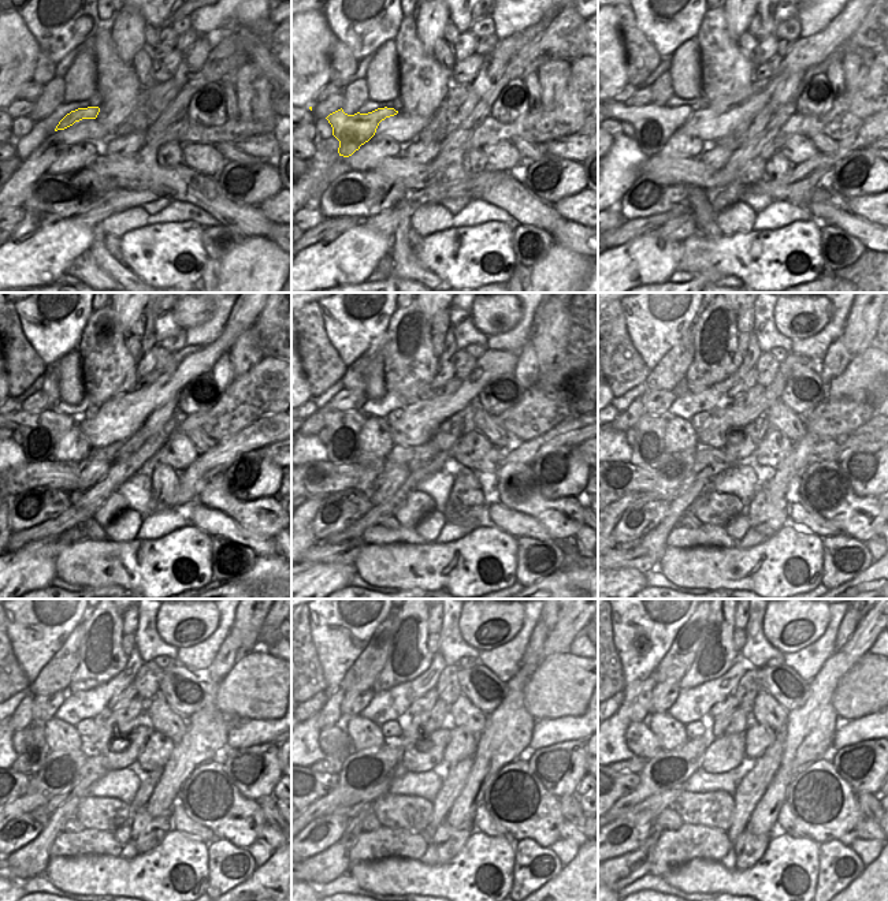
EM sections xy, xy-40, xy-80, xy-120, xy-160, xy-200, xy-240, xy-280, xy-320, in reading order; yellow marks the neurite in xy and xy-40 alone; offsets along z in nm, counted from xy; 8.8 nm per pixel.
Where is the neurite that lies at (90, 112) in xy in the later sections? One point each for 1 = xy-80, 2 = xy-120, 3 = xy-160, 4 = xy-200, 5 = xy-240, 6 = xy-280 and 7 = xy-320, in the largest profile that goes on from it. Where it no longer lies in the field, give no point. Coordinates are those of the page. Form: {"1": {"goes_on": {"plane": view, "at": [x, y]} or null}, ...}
{"1": {"goes_on": {"plane": "xy-80", "at": [654, 125]}}, "2": {"goes_on": {"plane": "xy-120", "at": [40, 431]}}, "3": {"goes_on": {"plane": "xy-160", "at": [344, 429]}}, "4": {"goes_on": {"plane": "xy-200", "at": [650, 445]}}, "5": {"goes_on": {"plane": "xy-240", "at": [33, 756]}}, "6": {"goes_on": {"plane": "xy-280", "at": [330, 764]}}, "7": {"goes_on": {"plane": "xy-320", "at": [634, 766]}}}

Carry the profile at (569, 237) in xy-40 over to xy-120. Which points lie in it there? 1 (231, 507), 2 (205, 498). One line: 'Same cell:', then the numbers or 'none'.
Same cell: none

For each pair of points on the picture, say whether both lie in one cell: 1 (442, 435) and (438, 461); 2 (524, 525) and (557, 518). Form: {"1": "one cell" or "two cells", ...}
{"1": "two cells", "2": "two cells"}

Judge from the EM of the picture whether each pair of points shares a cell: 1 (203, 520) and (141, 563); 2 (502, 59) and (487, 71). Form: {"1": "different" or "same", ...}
{"1": "different", "2": "same"}

